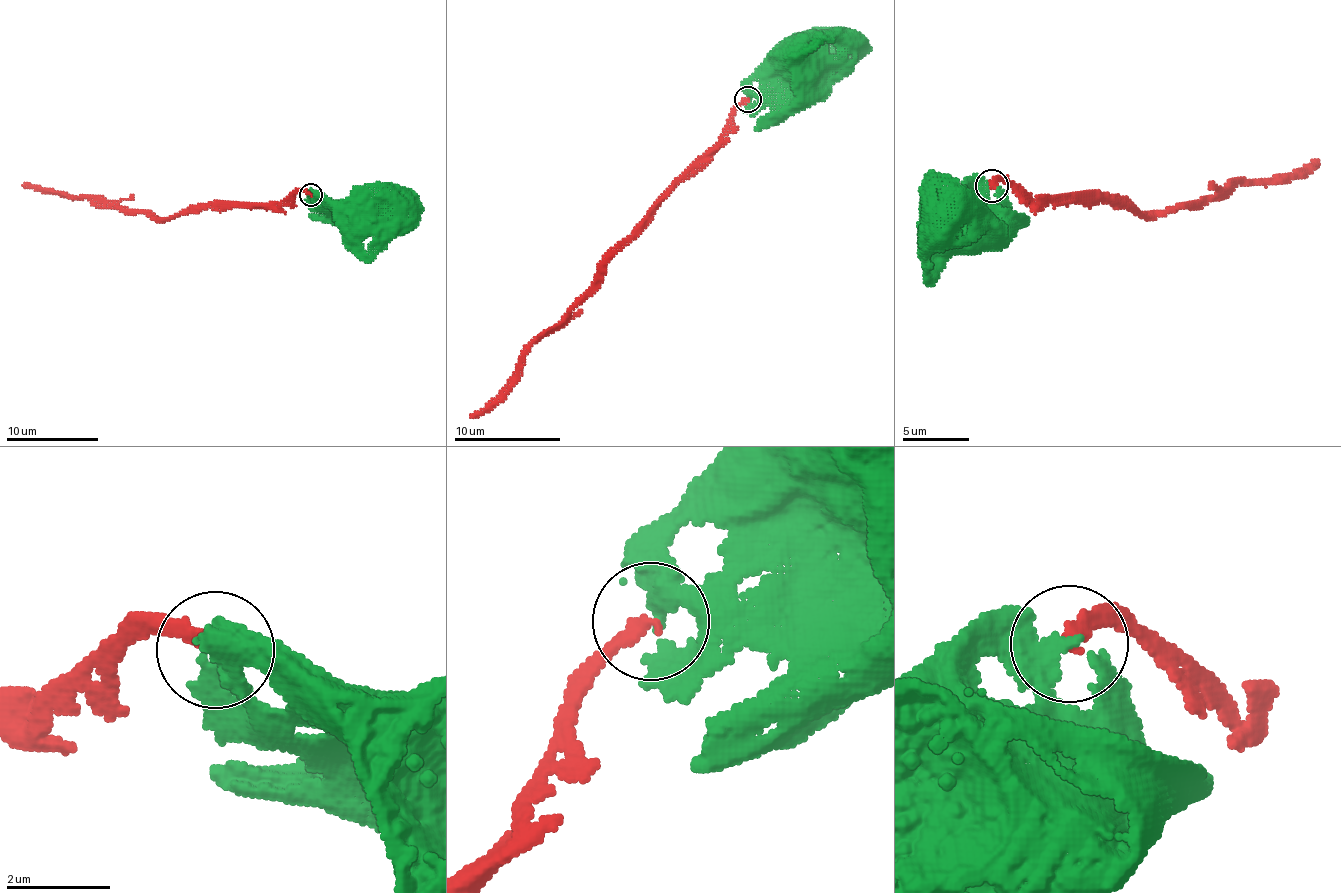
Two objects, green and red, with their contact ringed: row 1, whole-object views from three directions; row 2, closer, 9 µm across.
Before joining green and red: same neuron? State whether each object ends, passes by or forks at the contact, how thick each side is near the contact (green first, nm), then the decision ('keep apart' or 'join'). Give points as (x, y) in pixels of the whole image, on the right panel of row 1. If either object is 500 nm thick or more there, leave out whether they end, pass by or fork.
green ends; red ends; calibres 260 and 200 nm; join

